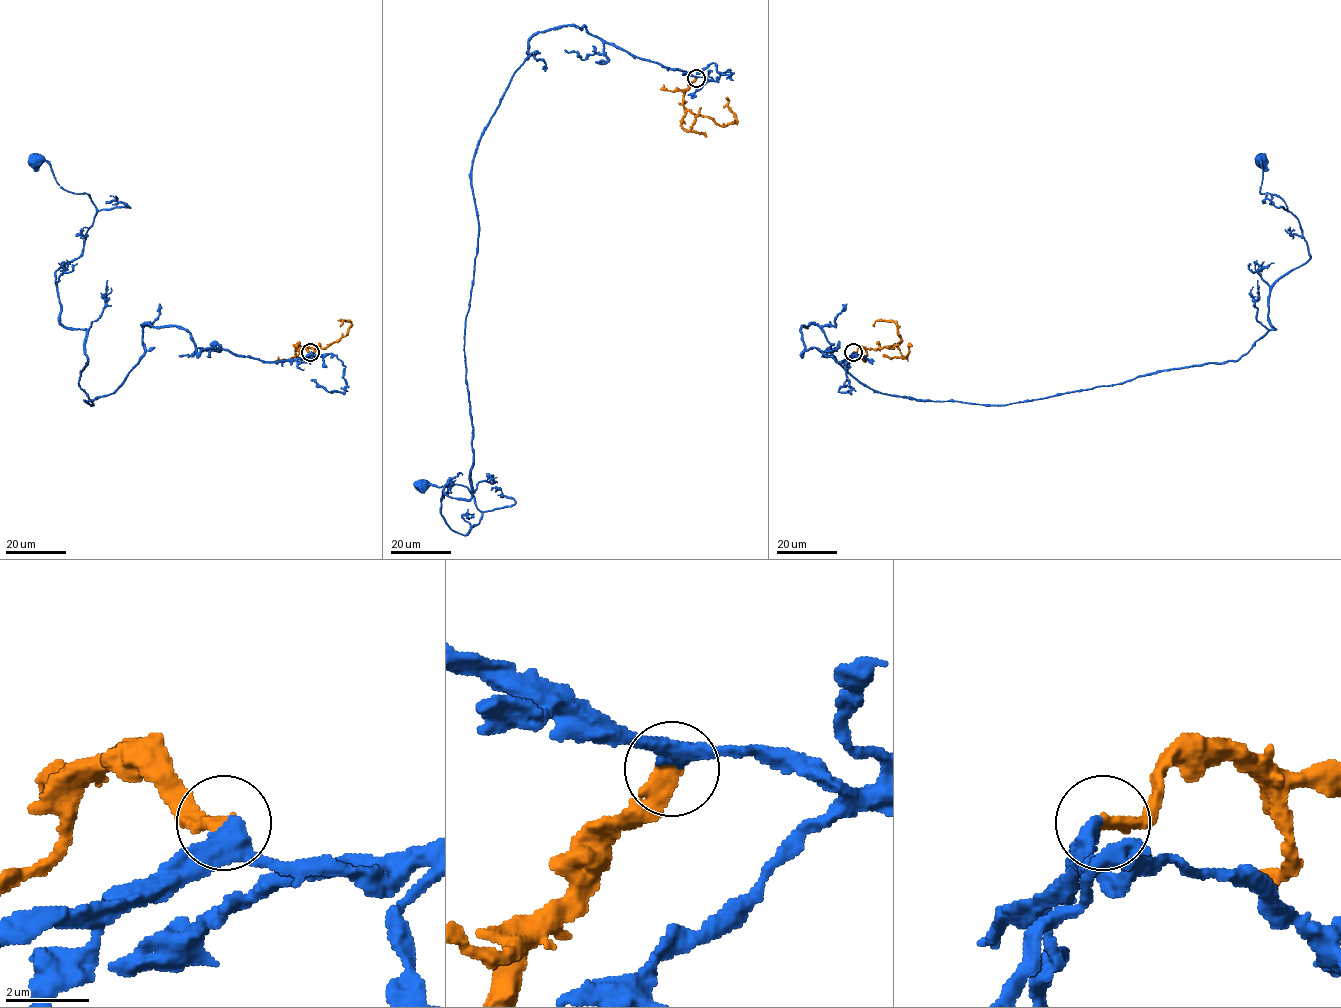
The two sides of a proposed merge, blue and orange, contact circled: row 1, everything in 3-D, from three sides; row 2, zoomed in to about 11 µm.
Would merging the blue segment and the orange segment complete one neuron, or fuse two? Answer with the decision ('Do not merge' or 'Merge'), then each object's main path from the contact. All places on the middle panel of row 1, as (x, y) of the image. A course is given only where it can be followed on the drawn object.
Merge. Course of blue: (696, 77), (585, 26), (528, 42), (472, 161), (472, 495), (441, 514), (479, 522), (466, 486), (419, 486). Course of orange: (696, 78), (685, 92), (683, 105), (687, 109), (723, 125), (732, 123), (736, 121), (735, 114), (726, 98)

